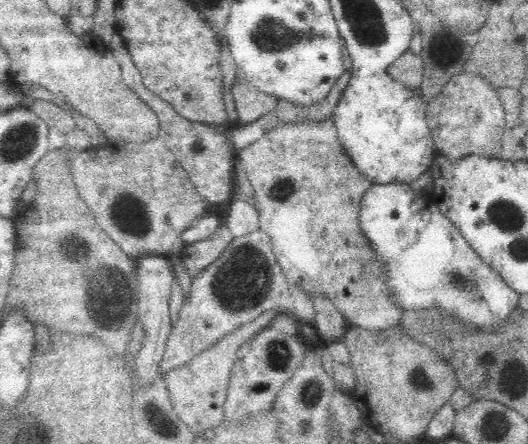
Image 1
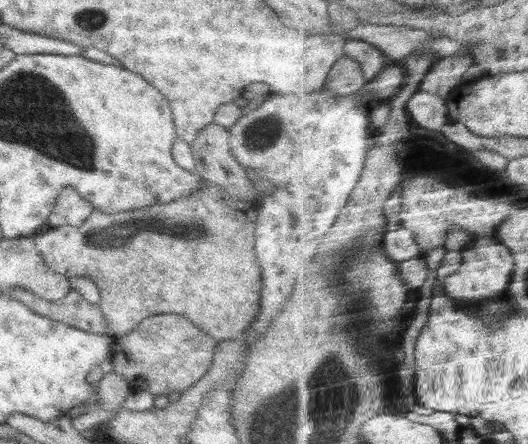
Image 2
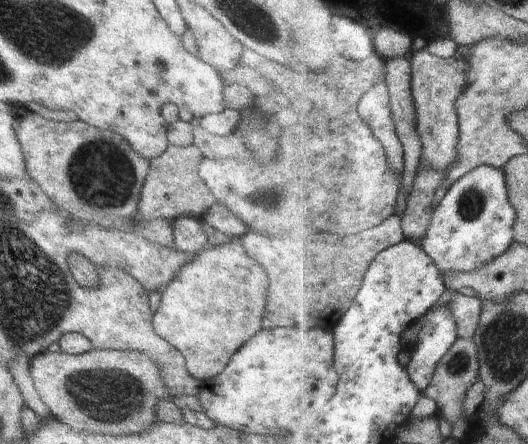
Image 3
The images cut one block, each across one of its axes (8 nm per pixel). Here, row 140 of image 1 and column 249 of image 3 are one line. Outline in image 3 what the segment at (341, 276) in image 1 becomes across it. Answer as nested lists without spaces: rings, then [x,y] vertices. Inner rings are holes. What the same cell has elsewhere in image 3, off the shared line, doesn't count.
[[[238,238],[230,244],[207,247],[197,253],[188,264],[184,264],[178,276],[162,290],[160,306],[152,316],[153,330],[157,336],[162,337],[182,354],[186,372],[192,378],[198,382],[214,379],[226,368],[232,354],[260,332],[262,328],[260,322],[264,317],[264,306],[266,306],[266,284],[268,278],[264,270],[260,264],[256,264],[246,256]]]

